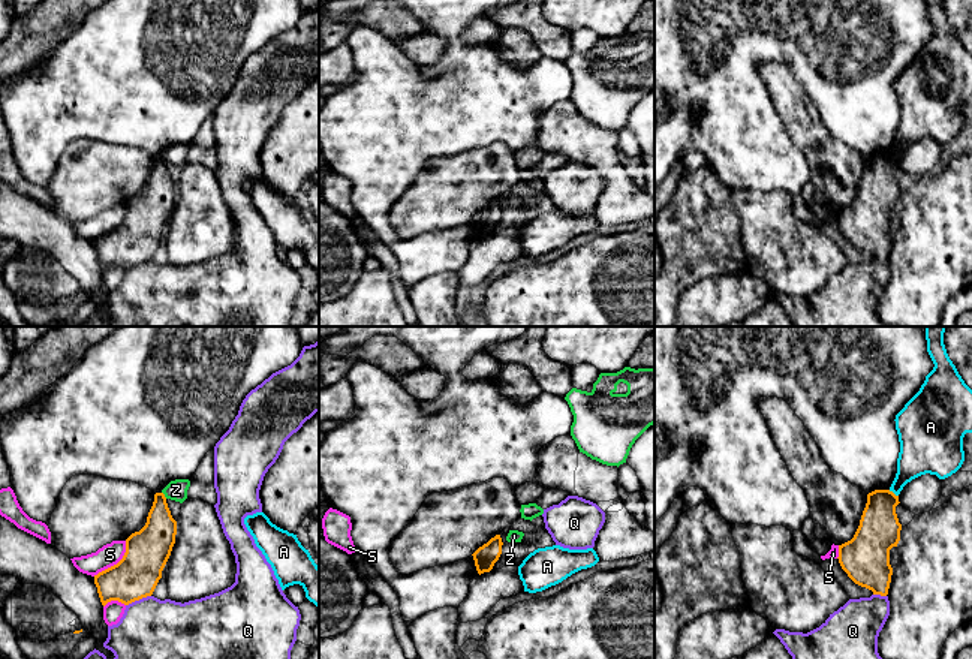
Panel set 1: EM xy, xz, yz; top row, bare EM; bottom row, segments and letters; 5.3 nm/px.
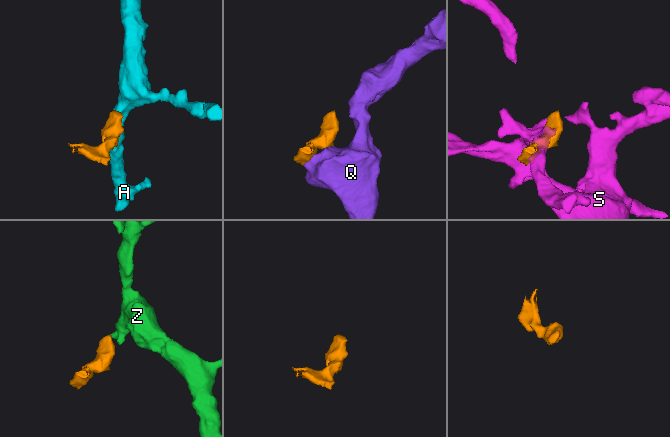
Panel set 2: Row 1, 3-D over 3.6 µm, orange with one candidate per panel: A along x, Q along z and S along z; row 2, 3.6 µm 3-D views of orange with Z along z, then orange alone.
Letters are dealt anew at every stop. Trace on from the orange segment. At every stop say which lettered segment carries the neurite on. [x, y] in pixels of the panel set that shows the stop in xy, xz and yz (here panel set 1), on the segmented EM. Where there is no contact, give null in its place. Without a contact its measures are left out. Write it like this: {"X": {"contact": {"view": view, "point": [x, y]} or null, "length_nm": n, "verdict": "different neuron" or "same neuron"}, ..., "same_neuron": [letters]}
{"A": {"contact": {"view": "yz", "point": [891, 492]}, "length_nm": 70, "verdict": "different neuron"}, "Q": {"contact": {"view": "xy", "point": [138, 599]}, "length_nm": 150, "verdict": "different neuron"}, "S": {"contact": {"view": "xy", "point": [117, 563]}, "length_nm": 260, "verdict": "different neuron"}, "Z": {"contact": {"view": "xy", "point": [163, 494]}, "length_nm": 50, "verdict": "different neuron"}, "same_neuron": []}

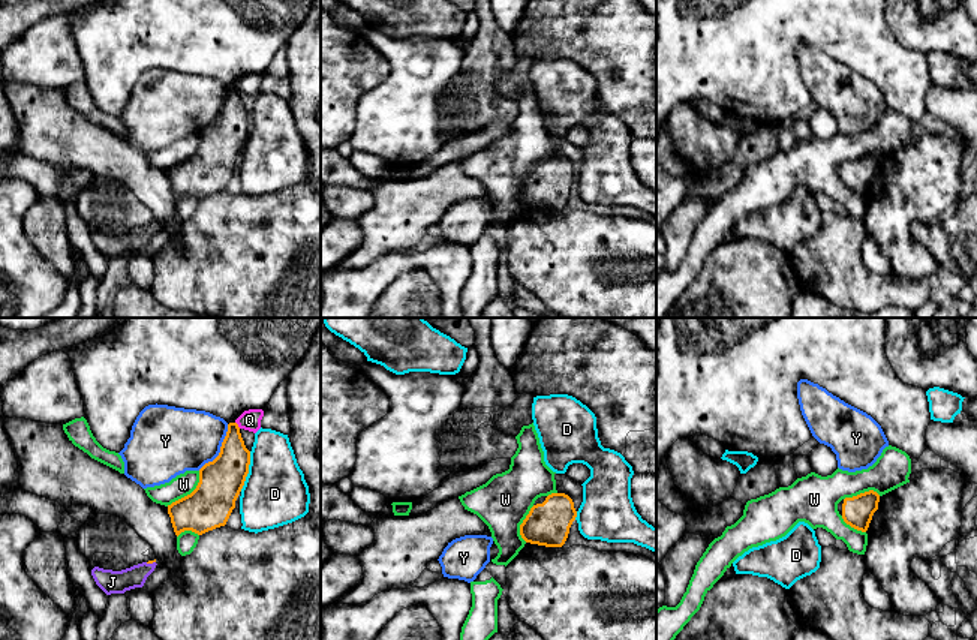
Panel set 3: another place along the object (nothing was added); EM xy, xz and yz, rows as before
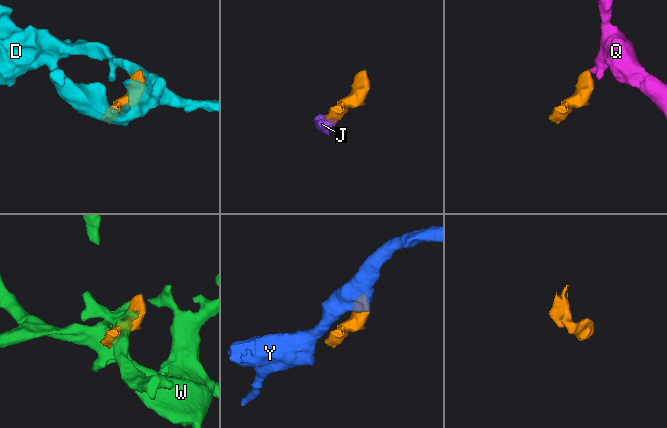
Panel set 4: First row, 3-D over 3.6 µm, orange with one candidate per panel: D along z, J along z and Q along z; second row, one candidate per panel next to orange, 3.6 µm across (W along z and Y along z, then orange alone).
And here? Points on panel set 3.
{"D": {"contact": {"view": "xy", "point": [247, 471]}, "length_nm": 220, "verdict": "different neuron"}, "J": {"contact": {"view": "xy", "point": [150, 562]}, "length_nm": 60, "verdict": "same neuron"}, "Q": {"contact": {"view": "xy", "point": [237, 424]}, "length_nm": 50, "verdict": "different neuron"}, "W": {"contact": {"view": "xy", "point": [191, 493]}, "length_nm": 260, "verdict": "different neuron"}, "Y": {"contact": {"view": "xy", "point": [221, 450]}, "length_nm": 300, "verdict": "different neuron"}, "same_neuron": ["J"]}

